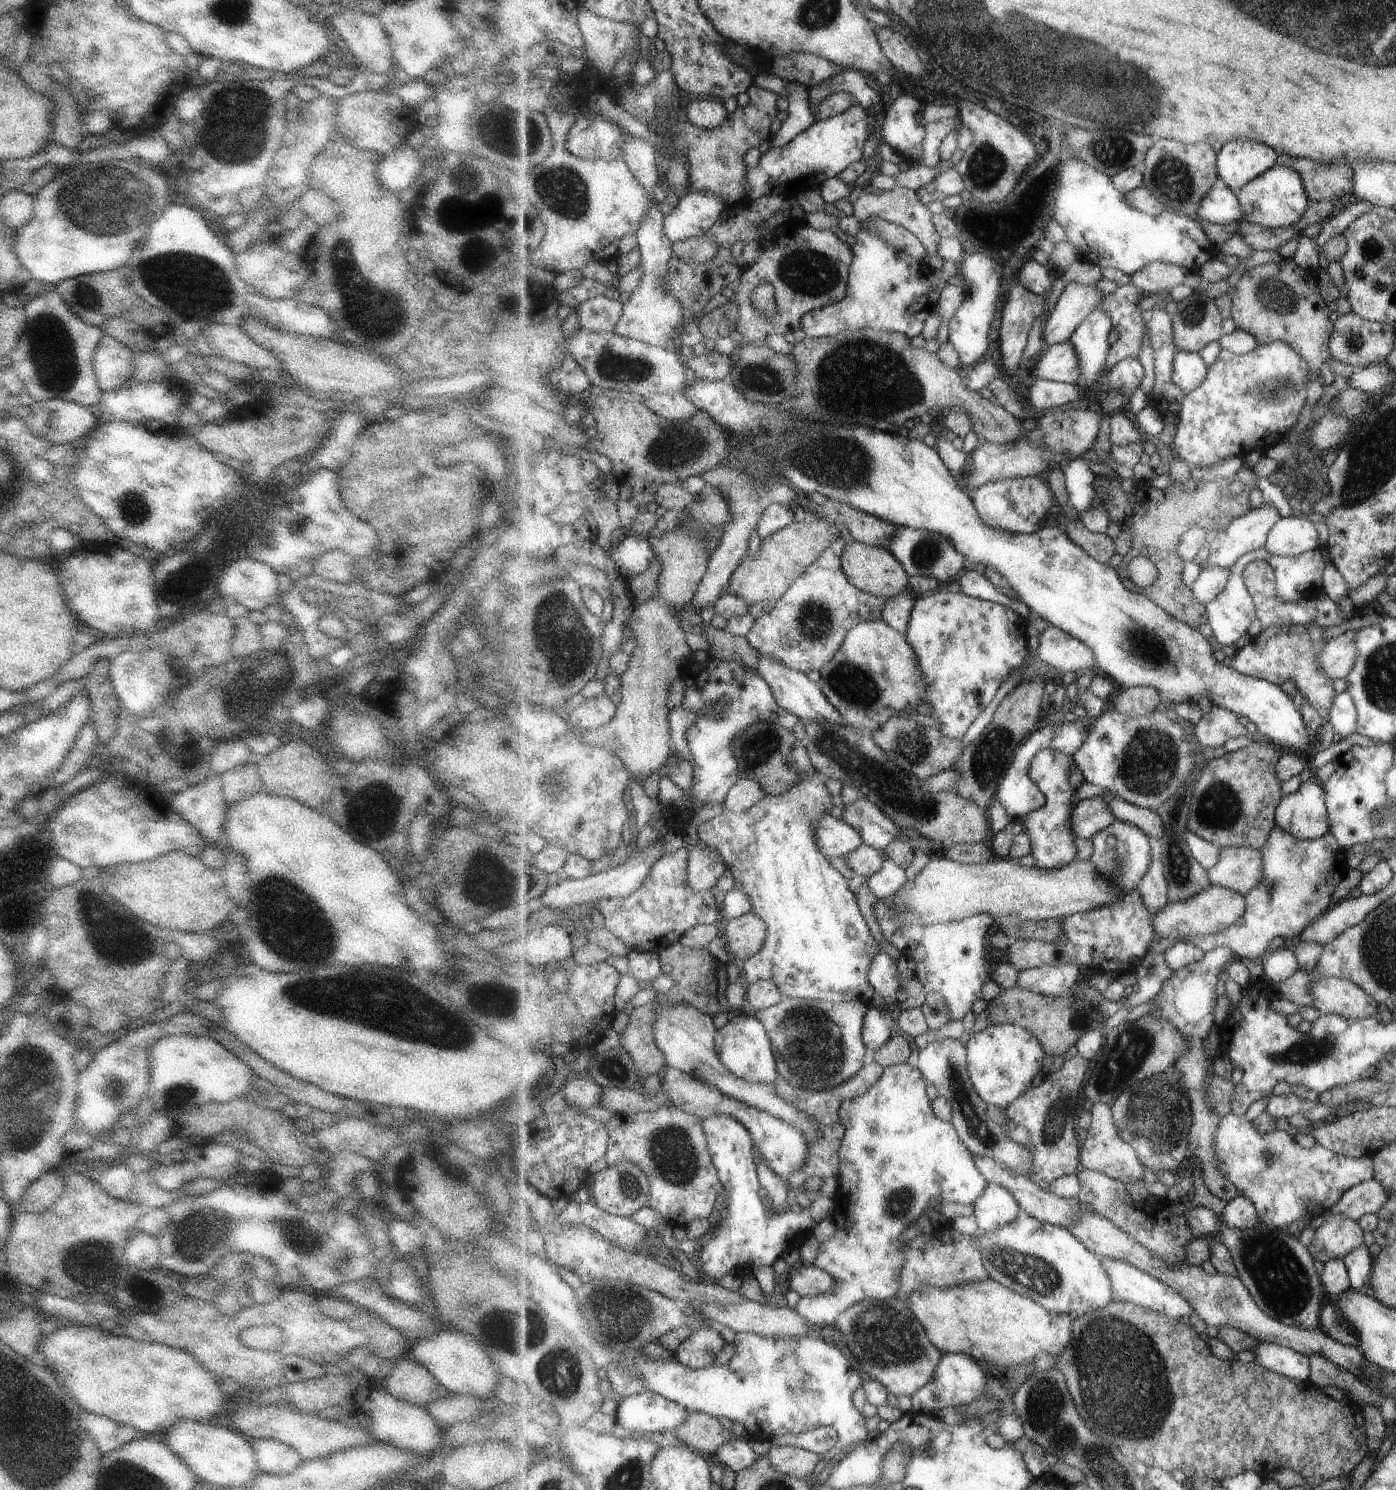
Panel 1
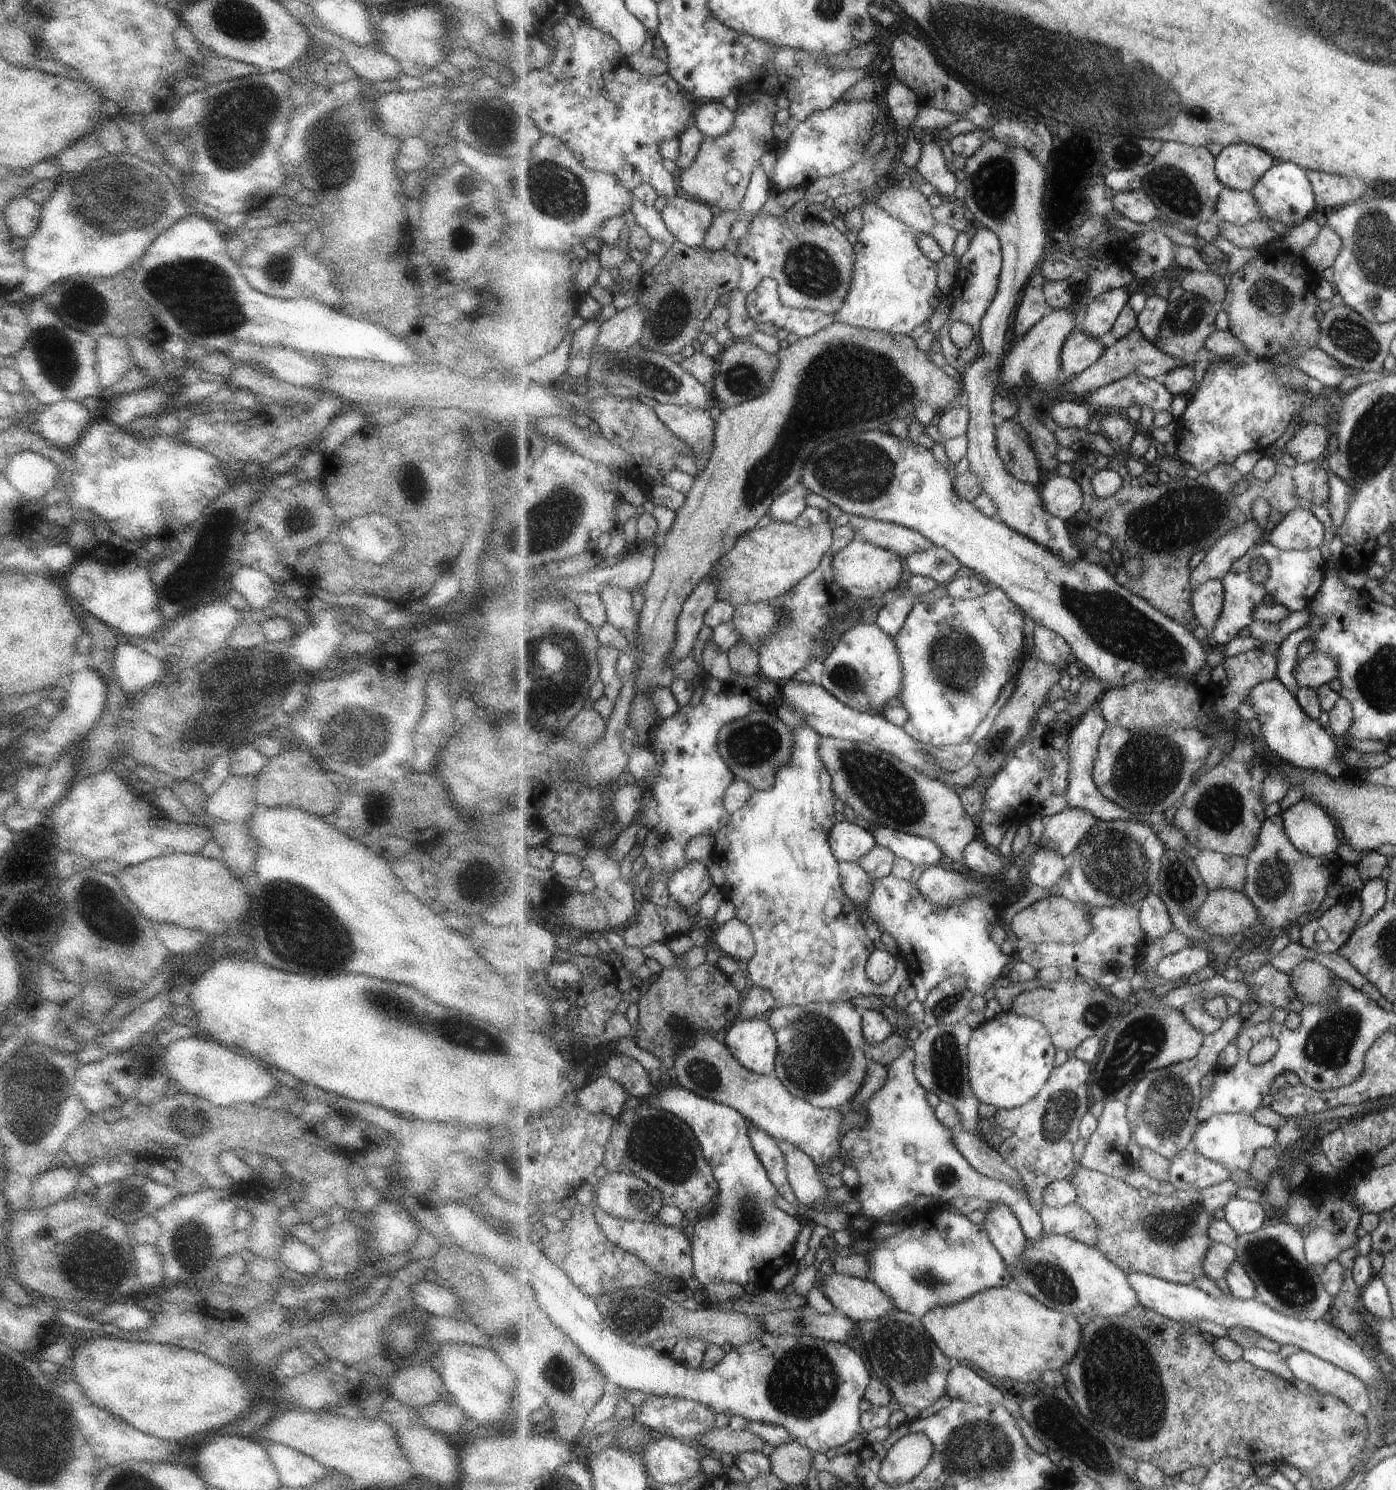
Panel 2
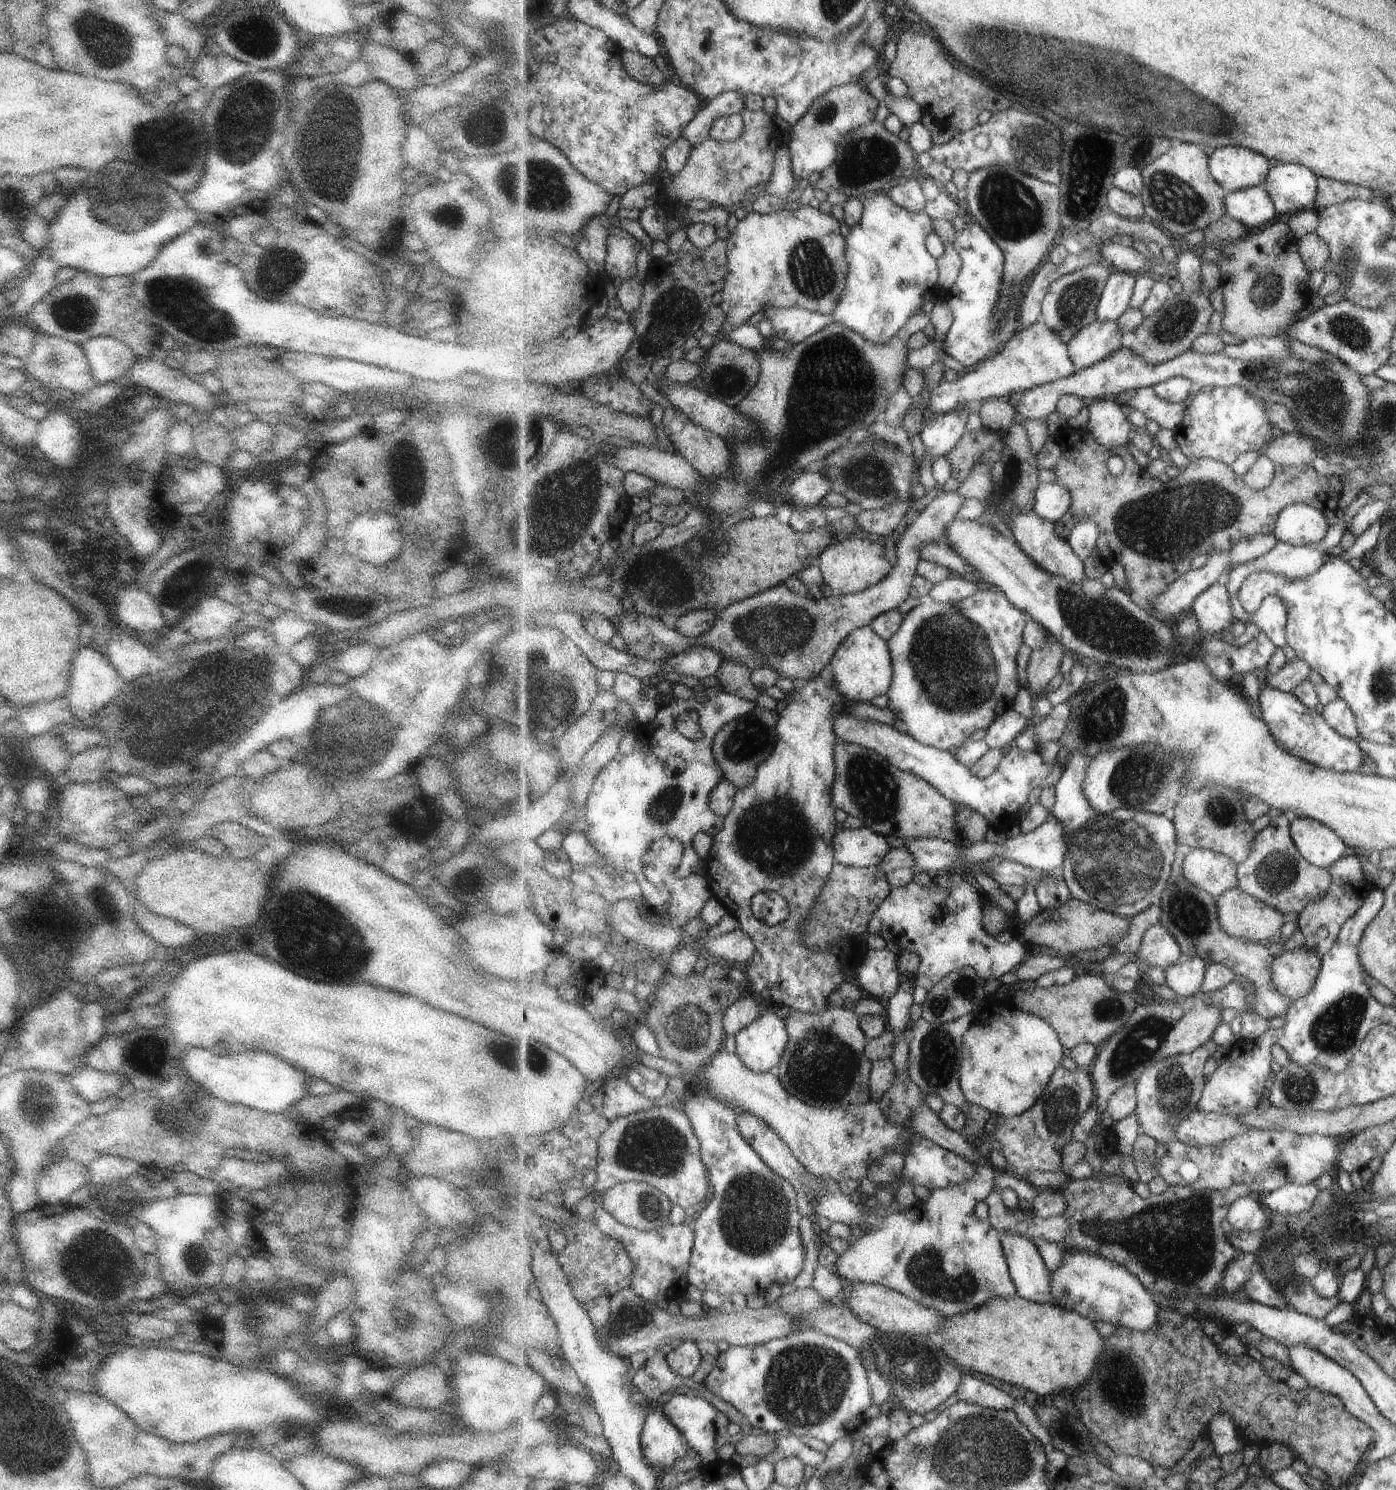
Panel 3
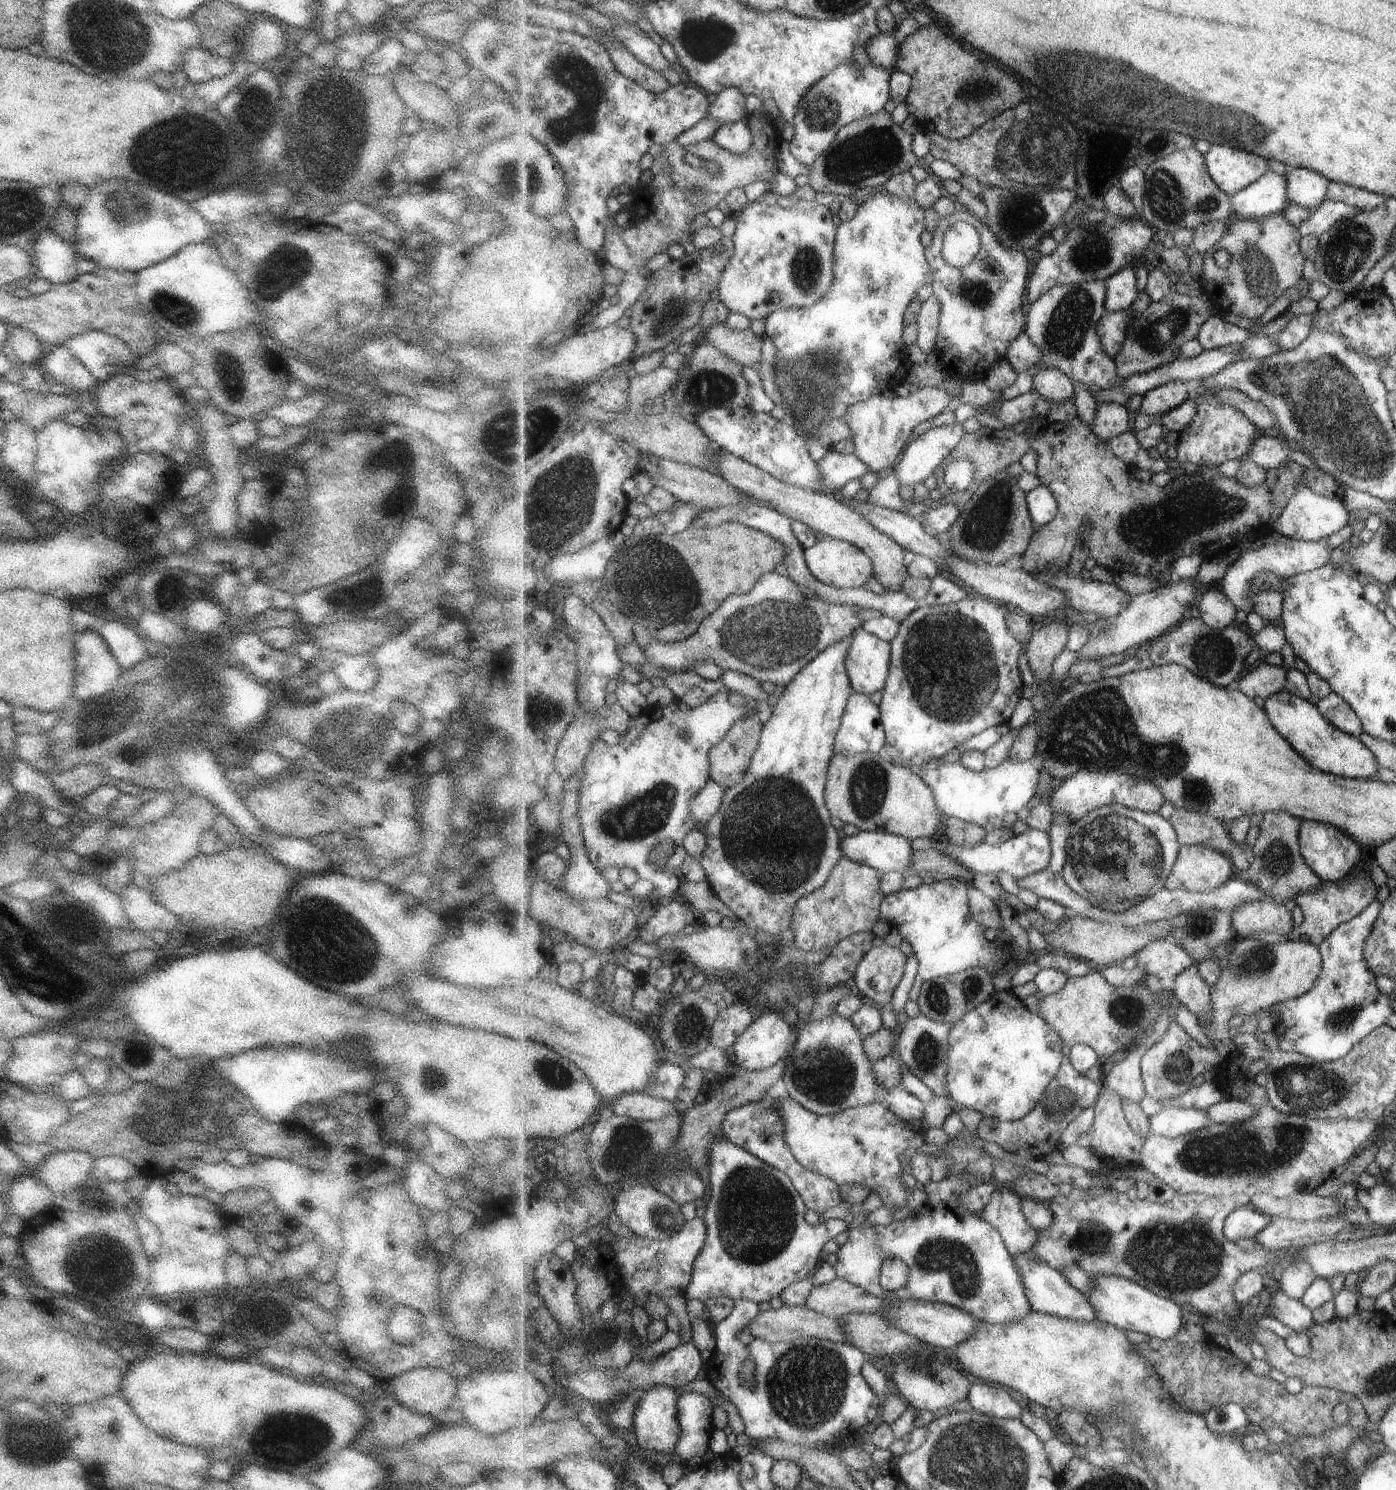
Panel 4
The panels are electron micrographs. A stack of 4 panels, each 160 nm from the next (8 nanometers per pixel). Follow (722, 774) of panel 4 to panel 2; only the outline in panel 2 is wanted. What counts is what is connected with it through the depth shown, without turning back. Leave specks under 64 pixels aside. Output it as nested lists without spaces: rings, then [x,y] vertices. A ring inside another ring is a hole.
[[[757,710],[733,722],[728,722],[719,735],[721,756],[730,765],[737,779],[745,779],[756,791],[773,786],[775,774],[796,752],[793,734],[773,711]]]

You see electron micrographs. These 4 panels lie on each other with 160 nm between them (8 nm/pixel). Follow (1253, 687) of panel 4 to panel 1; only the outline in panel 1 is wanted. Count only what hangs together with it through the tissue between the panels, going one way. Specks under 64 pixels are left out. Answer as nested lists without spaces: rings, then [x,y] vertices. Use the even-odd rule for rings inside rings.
[[[1347,631],[1340,637],[1332,638],[1325,648],[1322,650],[1322,655],[1319,657],[1319,662],[1333,680],[1337,678],[1346,679],[1348,674],[1353,670],[1358,659],[1358,632]]]

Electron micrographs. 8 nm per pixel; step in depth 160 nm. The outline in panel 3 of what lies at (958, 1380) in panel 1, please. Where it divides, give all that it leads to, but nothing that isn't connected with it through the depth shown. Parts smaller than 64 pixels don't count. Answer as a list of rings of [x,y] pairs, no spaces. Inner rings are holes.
[[[963,1374],[961,1387],[956,1392],[956,1397],[971,1404],[980,1404],[988,1409],[1006,1411],[1012,1409],[1016,1401],[1005,1390],[999,1390],[971,1374]]]

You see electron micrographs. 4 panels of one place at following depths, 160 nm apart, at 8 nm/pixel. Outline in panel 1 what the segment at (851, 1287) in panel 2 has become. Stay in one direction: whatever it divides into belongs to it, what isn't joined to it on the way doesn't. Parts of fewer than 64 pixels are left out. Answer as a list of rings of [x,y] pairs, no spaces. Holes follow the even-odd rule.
[[[799,1264],[787,1278],[789,1290],[797,1292],[801,1299],[830,1293],[835,1288],[835,1279],[823,1269],[811,1264]]]

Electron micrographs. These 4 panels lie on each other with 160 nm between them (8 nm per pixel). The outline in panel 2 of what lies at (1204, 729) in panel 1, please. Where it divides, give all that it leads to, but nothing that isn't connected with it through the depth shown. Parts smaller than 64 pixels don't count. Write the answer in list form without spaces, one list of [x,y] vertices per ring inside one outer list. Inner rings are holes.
[[[1257,647],[1253,651],[1237,656],[1229,656],[1223,662],[1228,684],[1220,690],[1218,712],[1221,718],[1221,728],[1225,732],[1237,718],[1239,709],[1245,705],[1249,692],[1260,683],[1275,679],[1277,676],[1277,654],[1267,654]]]

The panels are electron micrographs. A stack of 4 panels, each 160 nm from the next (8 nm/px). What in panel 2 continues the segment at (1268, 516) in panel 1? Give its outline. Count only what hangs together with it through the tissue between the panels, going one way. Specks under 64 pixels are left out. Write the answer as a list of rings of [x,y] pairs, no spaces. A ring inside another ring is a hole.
[[[1254,520],[1234,531],[1227,532],[1227,535],[1208,550],[1201,565],[1196,570],[1192,570],[1191,588],[1195,590],[1211,579],[1222,580],[1247,552],[1252,551],[1256,545],[1265,540],[1266,531]]]

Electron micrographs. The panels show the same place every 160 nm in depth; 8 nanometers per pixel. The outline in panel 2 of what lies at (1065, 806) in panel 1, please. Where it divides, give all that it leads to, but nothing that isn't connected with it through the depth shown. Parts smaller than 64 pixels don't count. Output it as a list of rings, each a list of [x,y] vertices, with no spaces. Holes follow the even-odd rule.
[[[1040,843],[1039,846],[1031,858],[1031,866],[1026,874],[1032,884],[1050,890],[1059,884],[1065,870],[1068,870],[1069,859],[1059,856],[1057,852],[1051,852]]]

